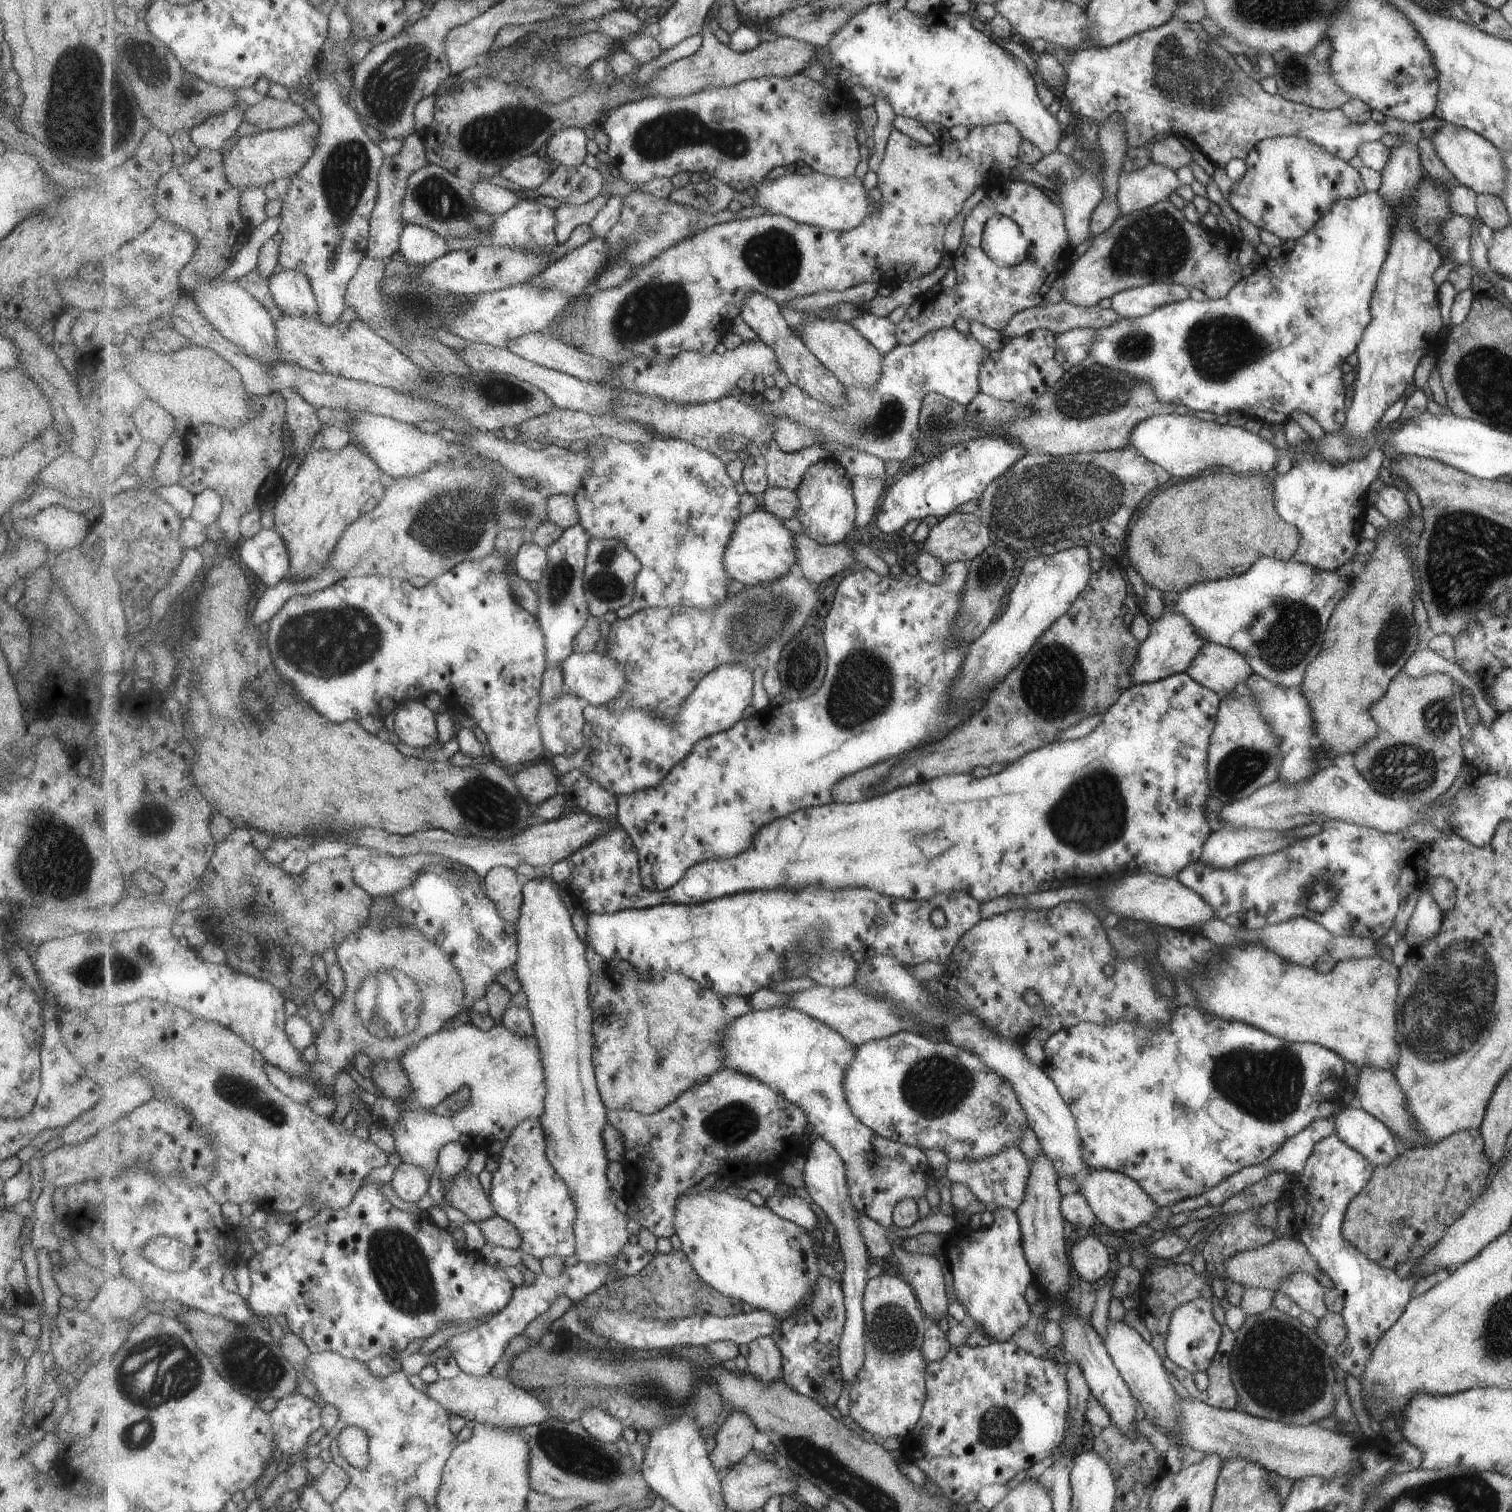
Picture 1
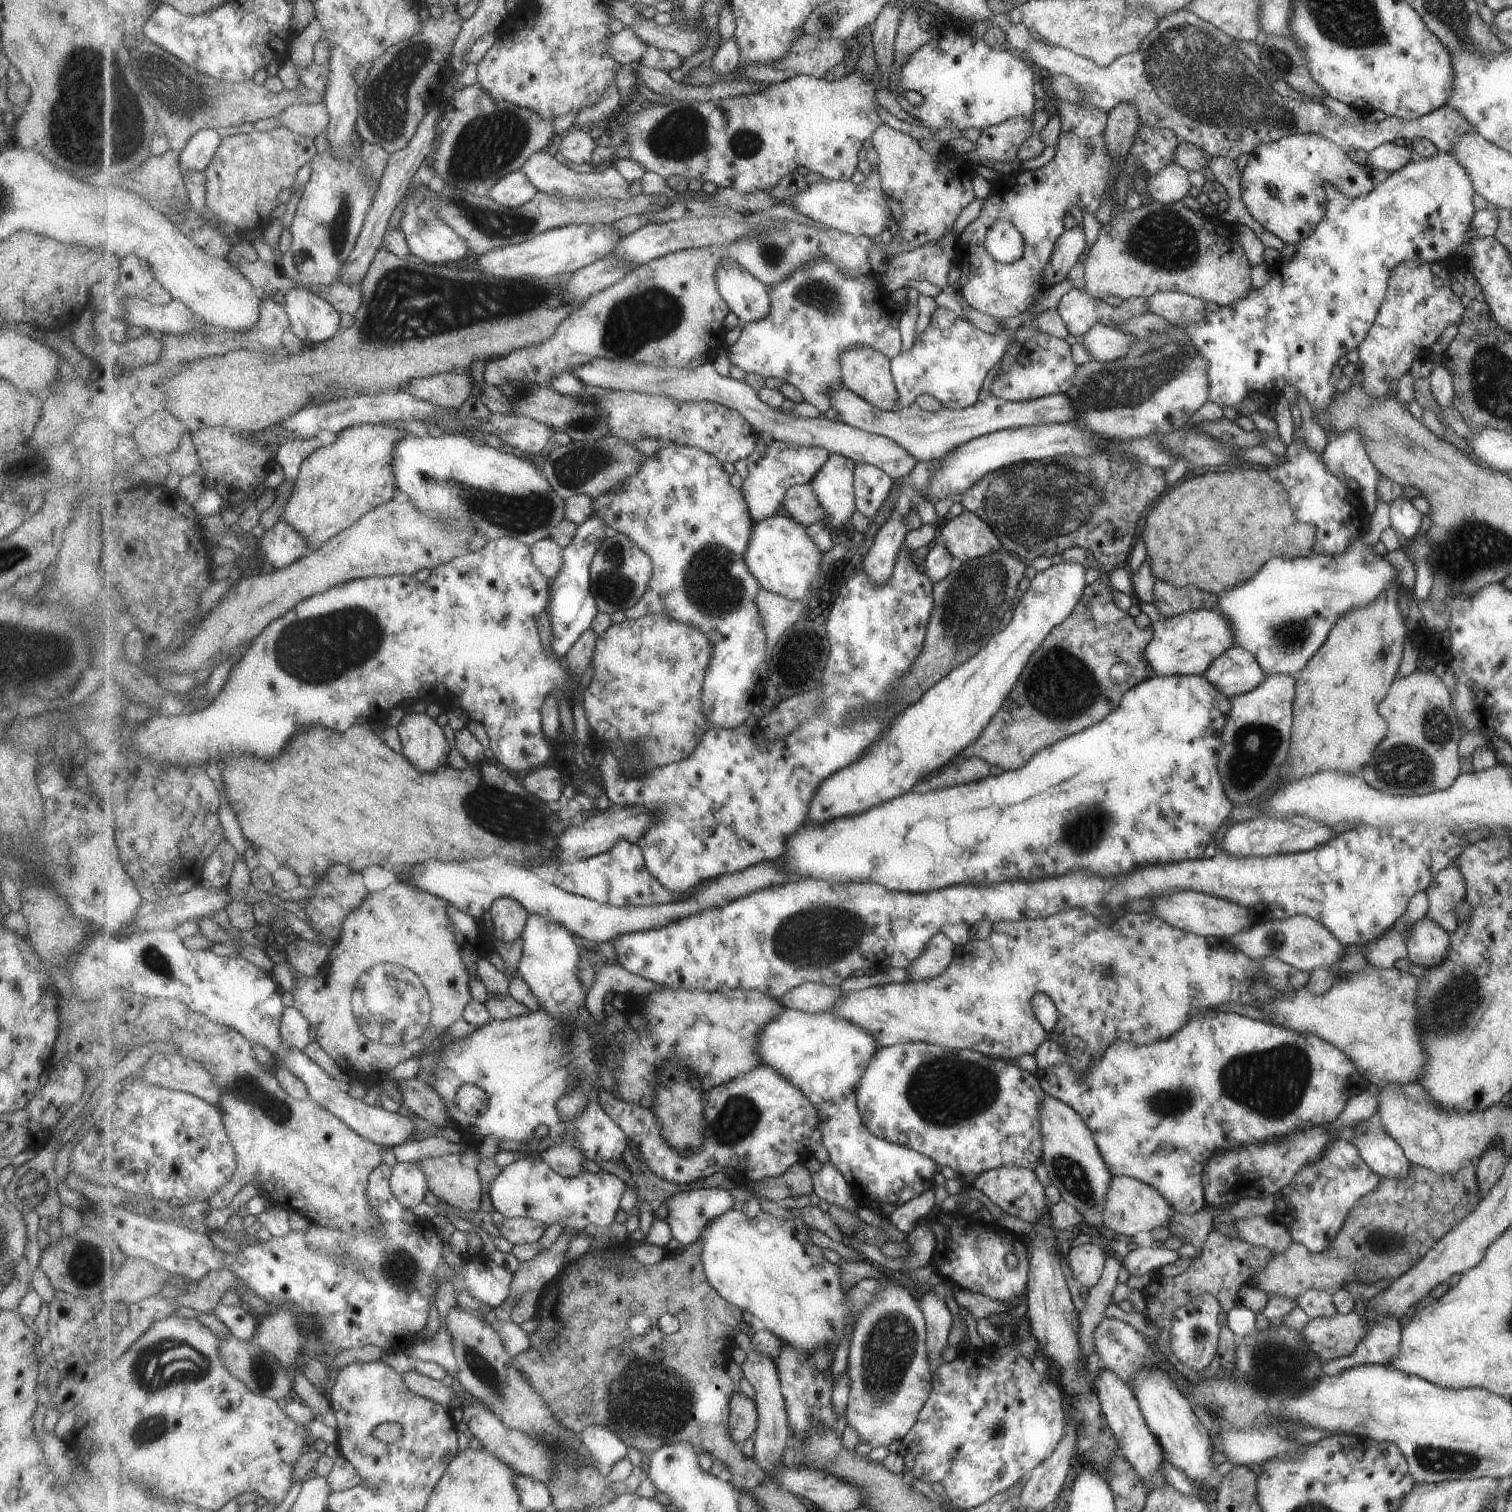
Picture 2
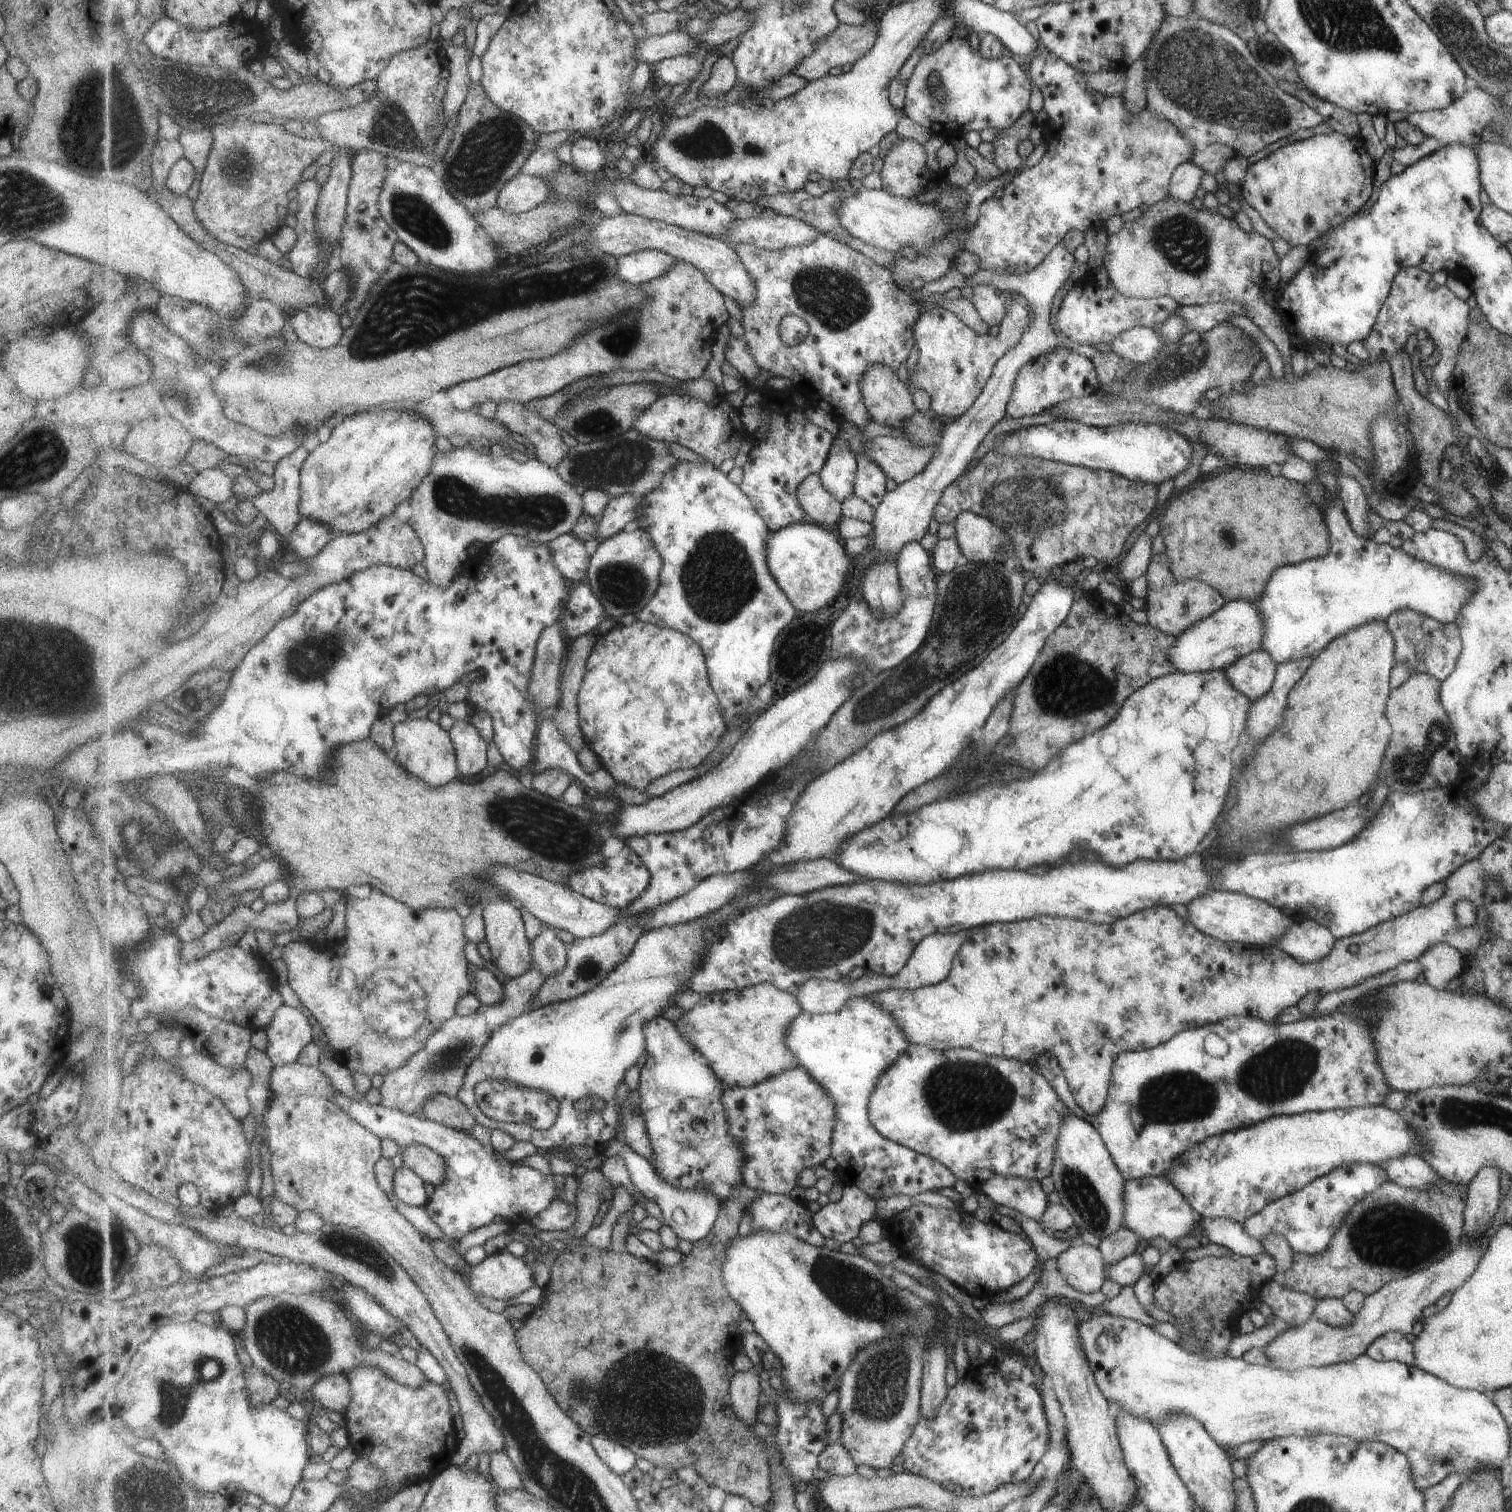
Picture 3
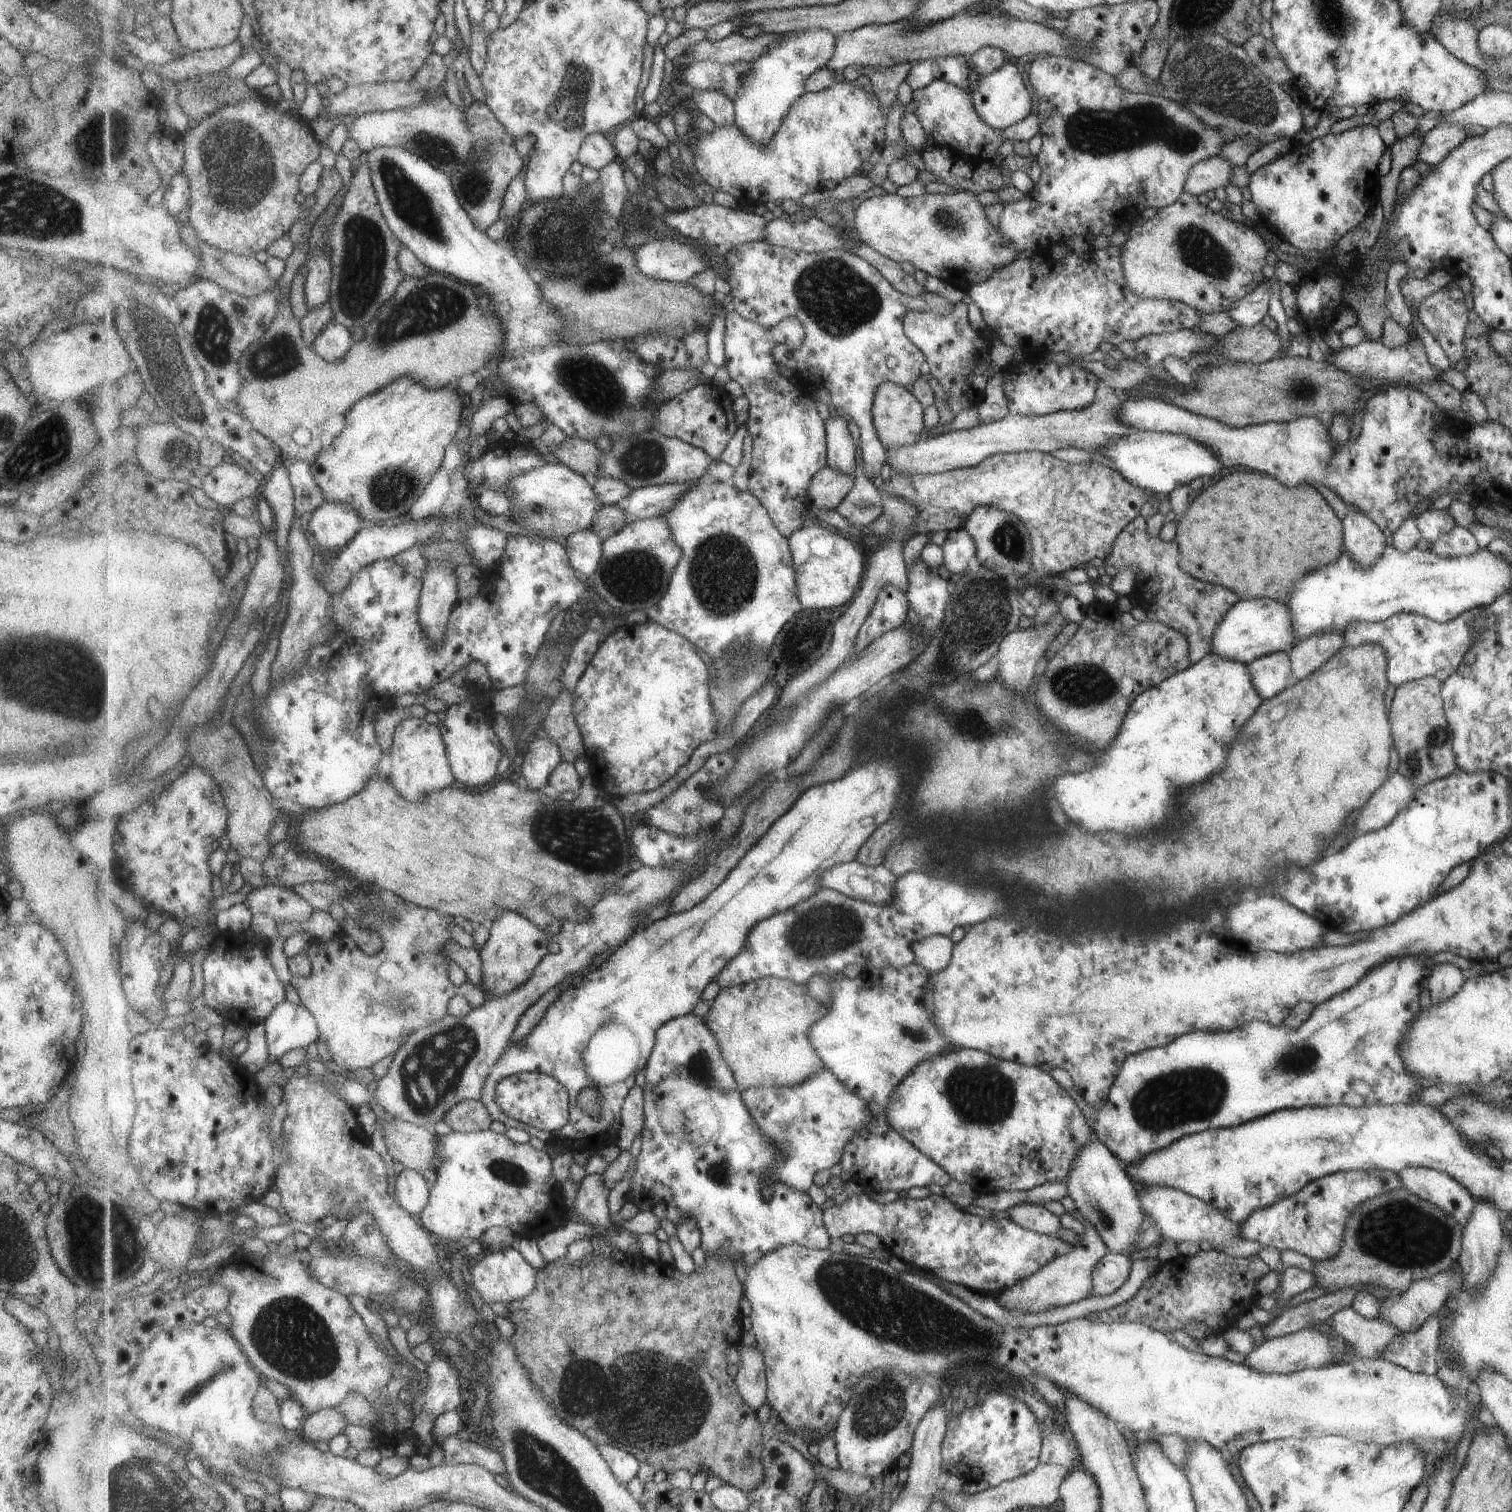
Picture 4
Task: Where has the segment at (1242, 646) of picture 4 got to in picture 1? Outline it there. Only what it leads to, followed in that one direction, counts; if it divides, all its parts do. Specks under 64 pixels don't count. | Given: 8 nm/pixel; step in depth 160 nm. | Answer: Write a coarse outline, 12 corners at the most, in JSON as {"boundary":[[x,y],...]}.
{"boundary":[[1161,614],[1131,680],[1186,672],[1204,643],[1183,614]]}

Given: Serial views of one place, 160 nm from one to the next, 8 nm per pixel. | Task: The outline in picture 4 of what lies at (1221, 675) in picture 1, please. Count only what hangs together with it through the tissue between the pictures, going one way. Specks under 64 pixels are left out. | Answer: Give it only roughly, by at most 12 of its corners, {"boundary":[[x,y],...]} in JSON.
{"boundary":[[1290,655],[1247,664],[1255,690],[1269,699],[1290,680]]}

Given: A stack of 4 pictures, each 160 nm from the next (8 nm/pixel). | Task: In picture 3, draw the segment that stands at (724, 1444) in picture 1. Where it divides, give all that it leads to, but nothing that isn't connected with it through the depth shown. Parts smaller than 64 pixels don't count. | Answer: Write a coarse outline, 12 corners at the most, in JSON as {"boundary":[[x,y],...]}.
{"boundary":[[755,1370],[736,1371],[730,1395],[735,1412],[750,1425],[758,1422],[759,1394]]}

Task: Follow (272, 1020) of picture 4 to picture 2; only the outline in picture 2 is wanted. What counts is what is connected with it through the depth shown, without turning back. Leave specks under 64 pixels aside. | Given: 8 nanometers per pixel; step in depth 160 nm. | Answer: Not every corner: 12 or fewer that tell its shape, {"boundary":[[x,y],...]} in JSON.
{"boundary":[[295,1007],[282,1018],[282,1039],[303,1050],[313,1038],[310,1020]]}

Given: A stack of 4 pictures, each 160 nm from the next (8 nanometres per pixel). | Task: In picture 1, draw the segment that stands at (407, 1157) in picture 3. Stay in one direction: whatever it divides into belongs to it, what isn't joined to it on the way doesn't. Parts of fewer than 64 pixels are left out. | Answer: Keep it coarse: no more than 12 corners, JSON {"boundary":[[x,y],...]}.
{"boundary":[[469,1169],[453,1178],[445,1201],[475,1224],[495,1216],[481,1180]]}

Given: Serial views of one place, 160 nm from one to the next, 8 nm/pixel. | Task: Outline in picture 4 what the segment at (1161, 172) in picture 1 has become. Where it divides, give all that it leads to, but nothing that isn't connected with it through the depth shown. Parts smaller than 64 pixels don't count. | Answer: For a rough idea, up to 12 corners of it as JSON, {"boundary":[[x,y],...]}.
{"boundary":[[1221,155],[1194,164],[1182,190],[1197,196],[1229,184],[1232,164]]}

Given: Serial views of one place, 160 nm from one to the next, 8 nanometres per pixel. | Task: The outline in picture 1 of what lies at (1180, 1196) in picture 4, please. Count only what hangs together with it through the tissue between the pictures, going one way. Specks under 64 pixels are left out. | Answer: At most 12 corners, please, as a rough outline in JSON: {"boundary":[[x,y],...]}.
{"boundary":[[1089,1171],[1077,1192],[1109,1231],[1149,1224],[1159,1208],[1131,1177]]}

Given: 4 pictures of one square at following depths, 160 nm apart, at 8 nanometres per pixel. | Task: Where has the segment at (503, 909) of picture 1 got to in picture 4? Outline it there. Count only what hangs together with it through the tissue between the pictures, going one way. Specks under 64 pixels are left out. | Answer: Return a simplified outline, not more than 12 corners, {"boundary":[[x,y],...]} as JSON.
{"boundary":[[502,910],[479,950],[487,1000],[522,987],[555,936]]}

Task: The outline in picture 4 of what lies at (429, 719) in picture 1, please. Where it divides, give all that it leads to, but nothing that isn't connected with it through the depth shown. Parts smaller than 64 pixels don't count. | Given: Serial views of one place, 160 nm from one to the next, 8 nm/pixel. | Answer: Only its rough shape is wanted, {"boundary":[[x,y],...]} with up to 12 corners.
{"boundary":[[399,723],[388,780],[412,803],[456,780],[441,728]]}

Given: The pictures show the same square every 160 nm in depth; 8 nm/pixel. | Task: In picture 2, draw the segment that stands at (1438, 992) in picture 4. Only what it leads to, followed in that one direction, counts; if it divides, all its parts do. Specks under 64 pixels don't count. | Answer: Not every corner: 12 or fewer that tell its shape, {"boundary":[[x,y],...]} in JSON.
{"boundary":[[1424,916],[1404,943],[1410,963],[1429,971],[1446,960],[1448,932]]}

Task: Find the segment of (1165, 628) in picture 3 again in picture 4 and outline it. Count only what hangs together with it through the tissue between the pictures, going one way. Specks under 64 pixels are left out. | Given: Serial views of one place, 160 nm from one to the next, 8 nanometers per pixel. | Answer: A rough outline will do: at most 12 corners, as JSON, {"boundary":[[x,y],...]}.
{"boundary":[[1139,515],[1105,562],[1134,572],[1134,604],[1182,633],[1194,663],[1239,598],[1189,576],[1175,540]]}

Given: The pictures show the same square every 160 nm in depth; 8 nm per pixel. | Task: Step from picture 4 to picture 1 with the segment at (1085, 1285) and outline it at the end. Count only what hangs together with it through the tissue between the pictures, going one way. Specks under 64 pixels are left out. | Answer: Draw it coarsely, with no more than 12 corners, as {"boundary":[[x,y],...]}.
{"boundary":[[1094,1235],[1073,1244],[1071,1266],[1094,1283],[1109,1270],[1109,1252]]}

